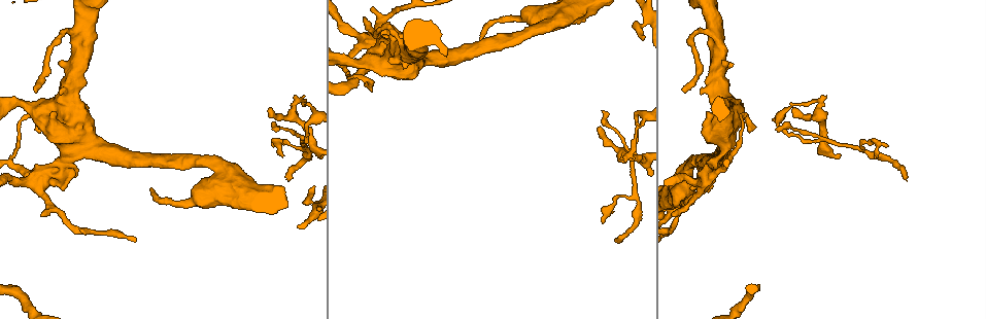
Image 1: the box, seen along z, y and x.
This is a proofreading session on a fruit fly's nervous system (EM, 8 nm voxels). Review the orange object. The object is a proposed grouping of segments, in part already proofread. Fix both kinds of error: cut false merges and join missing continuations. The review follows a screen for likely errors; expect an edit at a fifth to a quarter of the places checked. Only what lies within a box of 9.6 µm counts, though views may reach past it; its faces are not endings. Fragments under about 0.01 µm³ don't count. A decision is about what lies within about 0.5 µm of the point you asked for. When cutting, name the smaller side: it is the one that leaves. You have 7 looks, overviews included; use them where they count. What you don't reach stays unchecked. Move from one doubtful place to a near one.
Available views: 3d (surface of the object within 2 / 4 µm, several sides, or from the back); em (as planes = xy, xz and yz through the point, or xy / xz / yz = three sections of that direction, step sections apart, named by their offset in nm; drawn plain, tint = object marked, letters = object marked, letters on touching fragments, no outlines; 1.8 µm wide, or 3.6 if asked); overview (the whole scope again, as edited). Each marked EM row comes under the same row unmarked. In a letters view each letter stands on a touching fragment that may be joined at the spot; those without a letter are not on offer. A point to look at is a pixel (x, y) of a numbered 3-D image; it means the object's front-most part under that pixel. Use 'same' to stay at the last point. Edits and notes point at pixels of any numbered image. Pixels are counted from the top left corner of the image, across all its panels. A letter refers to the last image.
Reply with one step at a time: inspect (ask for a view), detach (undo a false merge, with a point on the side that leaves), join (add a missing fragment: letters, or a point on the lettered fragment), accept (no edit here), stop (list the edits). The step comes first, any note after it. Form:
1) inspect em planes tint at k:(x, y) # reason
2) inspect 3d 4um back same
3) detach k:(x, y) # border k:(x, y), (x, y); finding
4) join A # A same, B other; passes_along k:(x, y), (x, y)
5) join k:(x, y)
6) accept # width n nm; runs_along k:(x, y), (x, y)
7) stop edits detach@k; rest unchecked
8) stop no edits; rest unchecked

inspect em planes letters at 1:(817, 105) # three-way junction

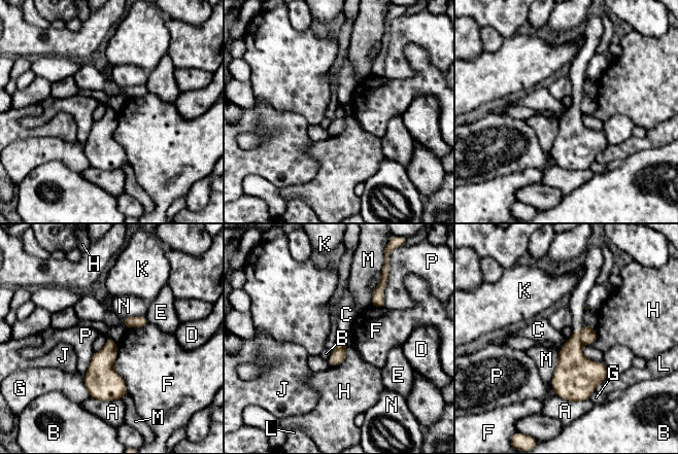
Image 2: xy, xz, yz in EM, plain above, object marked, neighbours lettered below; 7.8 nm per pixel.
detach 2:(588, 336) # width 110 nm; A other, B other, C other, D other, E other, F other, G other, H other, J other, K other, L other, M other, N other, P other; border 2:(579, 332), (582, 343); a second neuron is stuck on

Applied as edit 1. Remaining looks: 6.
inspect em planes letters at 1:(78, 127) # touches itself

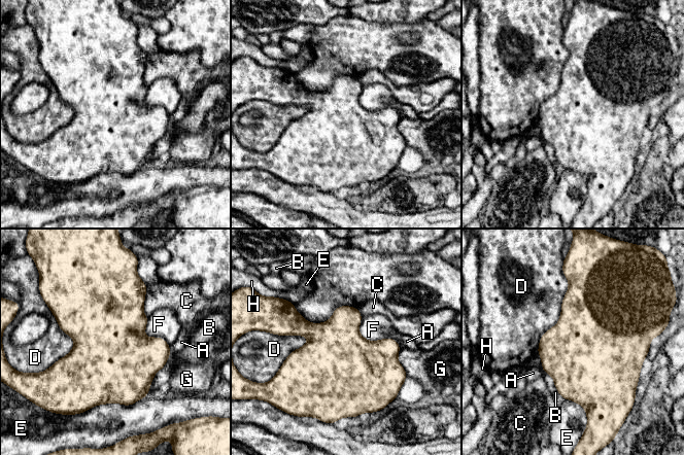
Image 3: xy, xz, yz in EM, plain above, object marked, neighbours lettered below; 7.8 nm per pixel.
accept # longest_contact D 650 nm; A other, B other, C other, D other, E other, F other, G other, H other; all the same neuron

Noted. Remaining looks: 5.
inspect 3d 4um at 1:(705, 177) # four or more arms meet

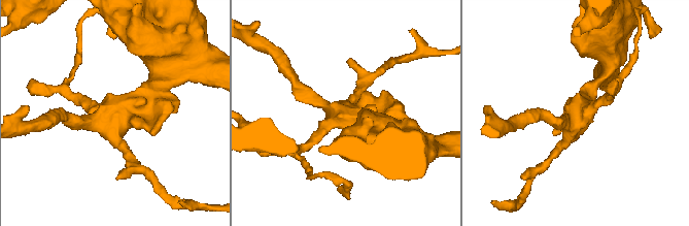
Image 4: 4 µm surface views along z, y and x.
inspect em planes letters at 4:(124, 116) # now the EM

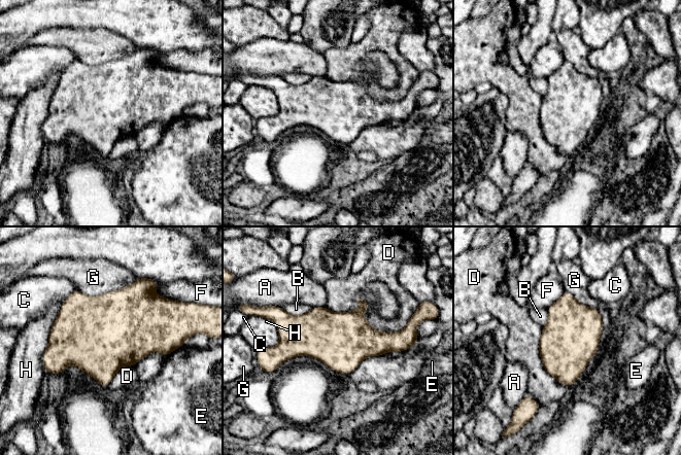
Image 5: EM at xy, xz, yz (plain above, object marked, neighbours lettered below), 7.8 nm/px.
accept # A other, B other, C other, D other, E other, F other, G other, H other; border 5:(280, 307), (296, 315), (312, 308); all the same neuron

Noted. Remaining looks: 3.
stop edits detach@2; rest unchecked

